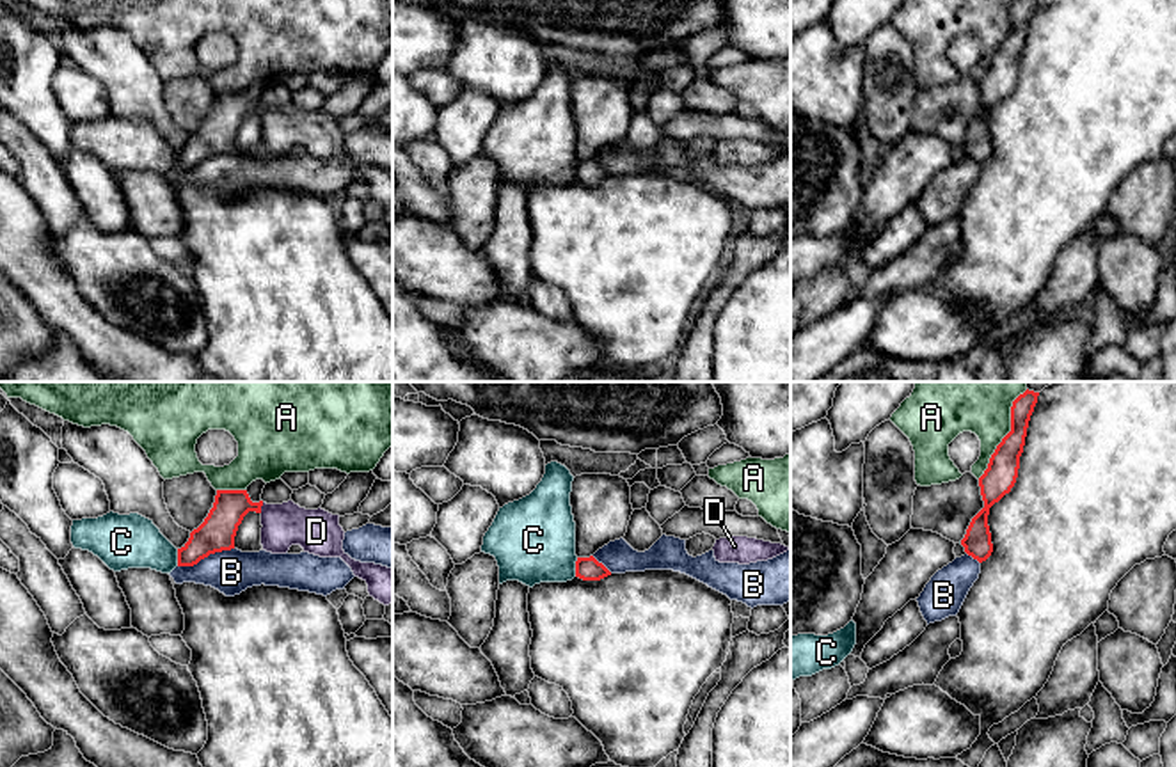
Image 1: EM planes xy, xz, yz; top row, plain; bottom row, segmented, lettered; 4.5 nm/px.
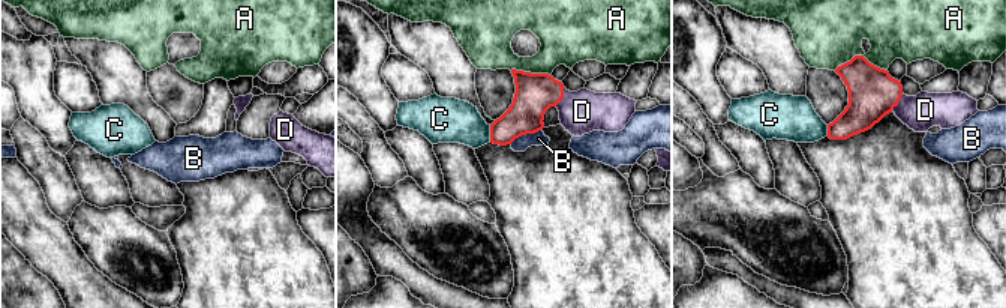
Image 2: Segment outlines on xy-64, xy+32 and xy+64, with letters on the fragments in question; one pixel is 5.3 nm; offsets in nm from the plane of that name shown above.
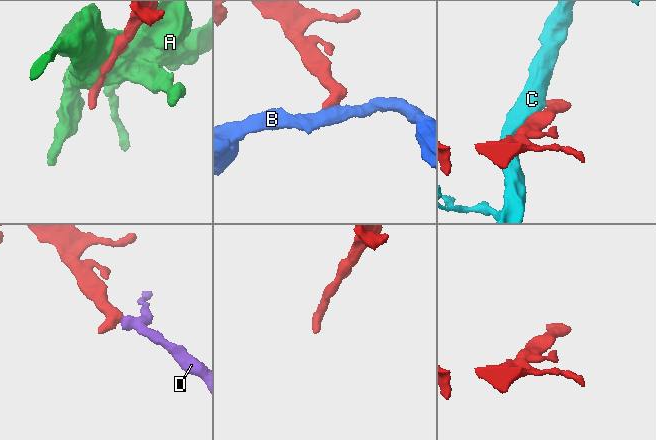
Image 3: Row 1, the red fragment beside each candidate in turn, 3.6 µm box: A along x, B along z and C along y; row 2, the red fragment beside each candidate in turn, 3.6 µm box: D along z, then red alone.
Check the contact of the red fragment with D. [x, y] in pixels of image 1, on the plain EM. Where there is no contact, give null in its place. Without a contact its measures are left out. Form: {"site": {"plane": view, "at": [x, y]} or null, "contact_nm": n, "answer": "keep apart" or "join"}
{"site": {"plane": "xy", "at": [260, 110]}, "contact_nm": 50, "answer": "join"}

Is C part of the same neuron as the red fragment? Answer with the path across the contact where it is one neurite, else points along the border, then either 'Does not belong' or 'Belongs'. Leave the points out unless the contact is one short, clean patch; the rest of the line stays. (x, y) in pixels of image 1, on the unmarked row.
Does not belong

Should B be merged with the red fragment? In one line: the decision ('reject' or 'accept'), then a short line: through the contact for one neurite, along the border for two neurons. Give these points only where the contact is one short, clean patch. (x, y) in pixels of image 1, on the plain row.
reject; line xy (233, 150), (210, 155), (192, 167), (178, 169)

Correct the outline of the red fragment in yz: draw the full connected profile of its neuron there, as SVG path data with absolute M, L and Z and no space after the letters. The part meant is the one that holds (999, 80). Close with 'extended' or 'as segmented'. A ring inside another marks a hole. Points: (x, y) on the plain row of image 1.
M1016 0L1011 9L1011 34L997 48L988 71L979 80L984 110L972 121L961 147L965 154L986 163L993 154L991 135L988 128L989 110L998 105L1016 85L1020 59L1023 55L1030 18L1037 0Z | as segmented

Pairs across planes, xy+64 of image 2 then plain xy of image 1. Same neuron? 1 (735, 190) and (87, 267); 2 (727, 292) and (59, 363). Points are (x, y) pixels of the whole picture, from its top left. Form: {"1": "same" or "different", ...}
{"1": "same", "2": "same"}

